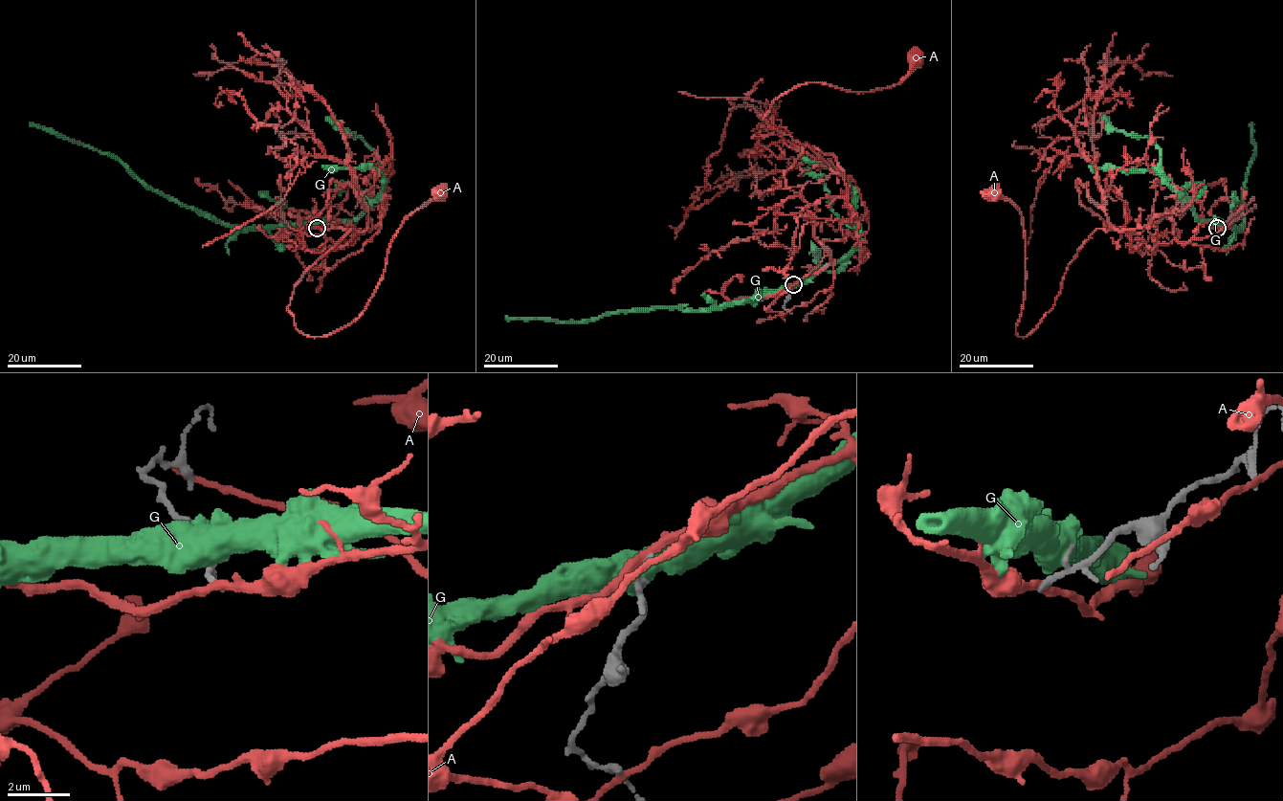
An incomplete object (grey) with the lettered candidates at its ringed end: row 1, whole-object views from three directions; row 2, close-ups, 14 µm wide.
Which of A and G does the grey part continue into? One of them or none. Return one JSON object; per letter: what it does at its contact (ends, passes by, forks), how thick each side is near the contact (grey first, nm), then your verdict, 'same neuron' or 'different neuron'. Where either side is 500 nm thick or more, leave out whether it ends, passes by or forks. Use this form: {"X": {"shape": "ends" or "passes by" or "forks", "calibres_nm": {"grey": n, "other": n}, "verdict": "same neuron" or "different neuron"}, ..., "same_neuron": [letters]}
{"A": {"shape": "passes by", "calibres_nm": {"grey": 200, "other": 280}, "verdict": "different neuron"}, "G": {"calibres_nm": {"grey": 180, "other": 750}, "verdict": "different neuron"}, "same_neuron": []}

